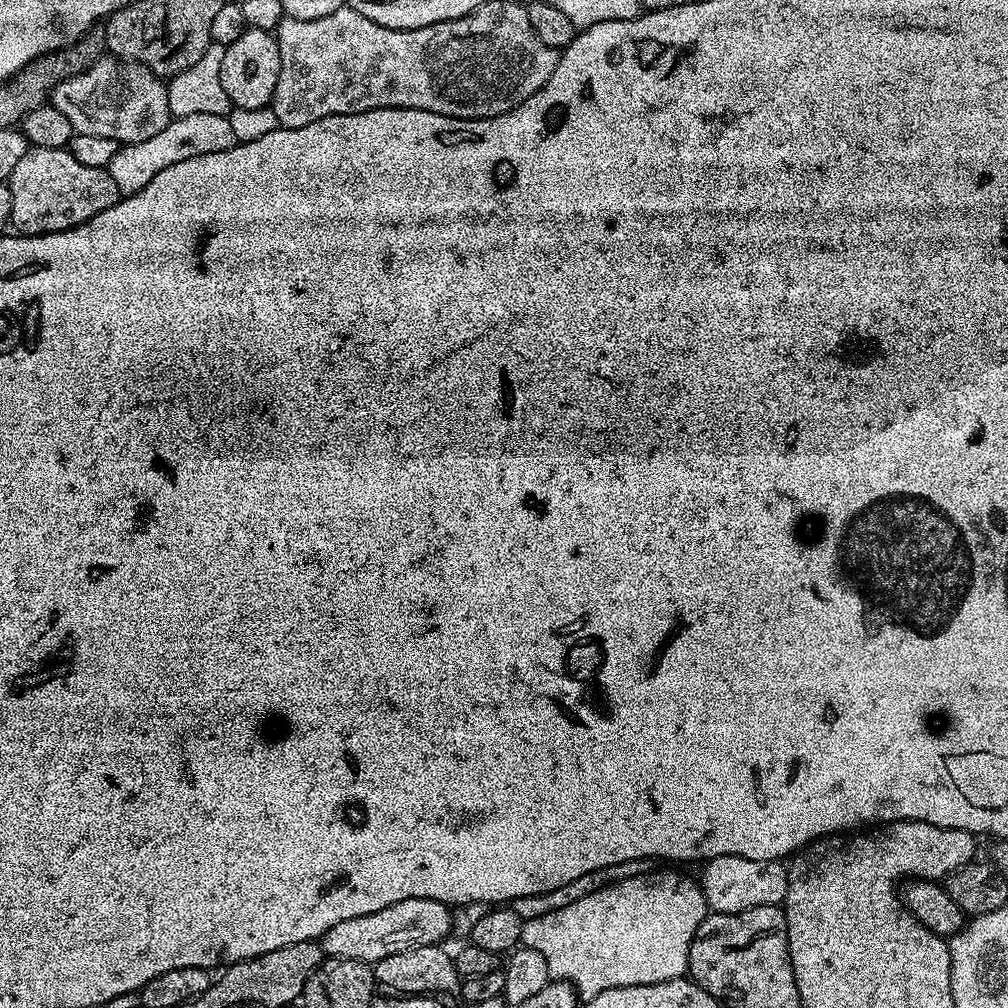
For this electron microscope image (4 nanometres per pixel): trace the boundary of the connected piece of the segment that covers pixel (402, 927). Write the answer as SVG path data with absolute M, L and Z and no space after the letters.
M406 898L386 906L386 910L374 910L374 914L362 914L362 918L346 918L338 926L330 926L318 943L325 957L334 960L361 960L375 966L382 958L402 954L423 944L439 945L450 936L454 912L449 905L430 898Z

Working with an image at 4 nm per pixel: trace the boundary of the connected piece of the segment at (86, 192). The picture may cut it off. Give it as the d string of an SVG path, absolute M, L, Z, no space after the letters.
M29 147L6 181L12 199L11 227L21 236L41 236L70 230L121 200L107 168L78 162L67 148Z

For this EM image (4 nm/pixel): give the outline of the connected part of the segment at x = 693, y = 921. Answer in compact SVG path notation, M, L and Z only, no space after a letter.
M649 870L640 876L631 876L616 884L608 884L562 910L550 910L542 918L530 918L522 924L522 944L538 950L546 958L548 975L553 981L564 981L576 989L581 1001L602 994L602 990L622 986L657 984L681 979L688 970L688 951L698 926L710 914L704 891L699 883L680 872L655 872Z

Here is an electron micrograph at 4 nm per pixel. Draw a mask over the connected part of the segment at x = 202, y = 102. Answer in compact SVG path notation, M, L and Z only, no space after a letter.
M211 44L206 50L206 54L202 54L202 58L198 58L198 62L194 62L194 66L190 66L167 81L170 110L173 117L185 116L186 114L218 114L219 116L227 116L230 126L234 130L236 141L241 144L254 142L254 138L263 138L263 136L270 134L275 128L279 128L280 123L270 106L259 108L258 110L233 108L230 98L226 94L226 89L222 86L224 49L225 45Z

